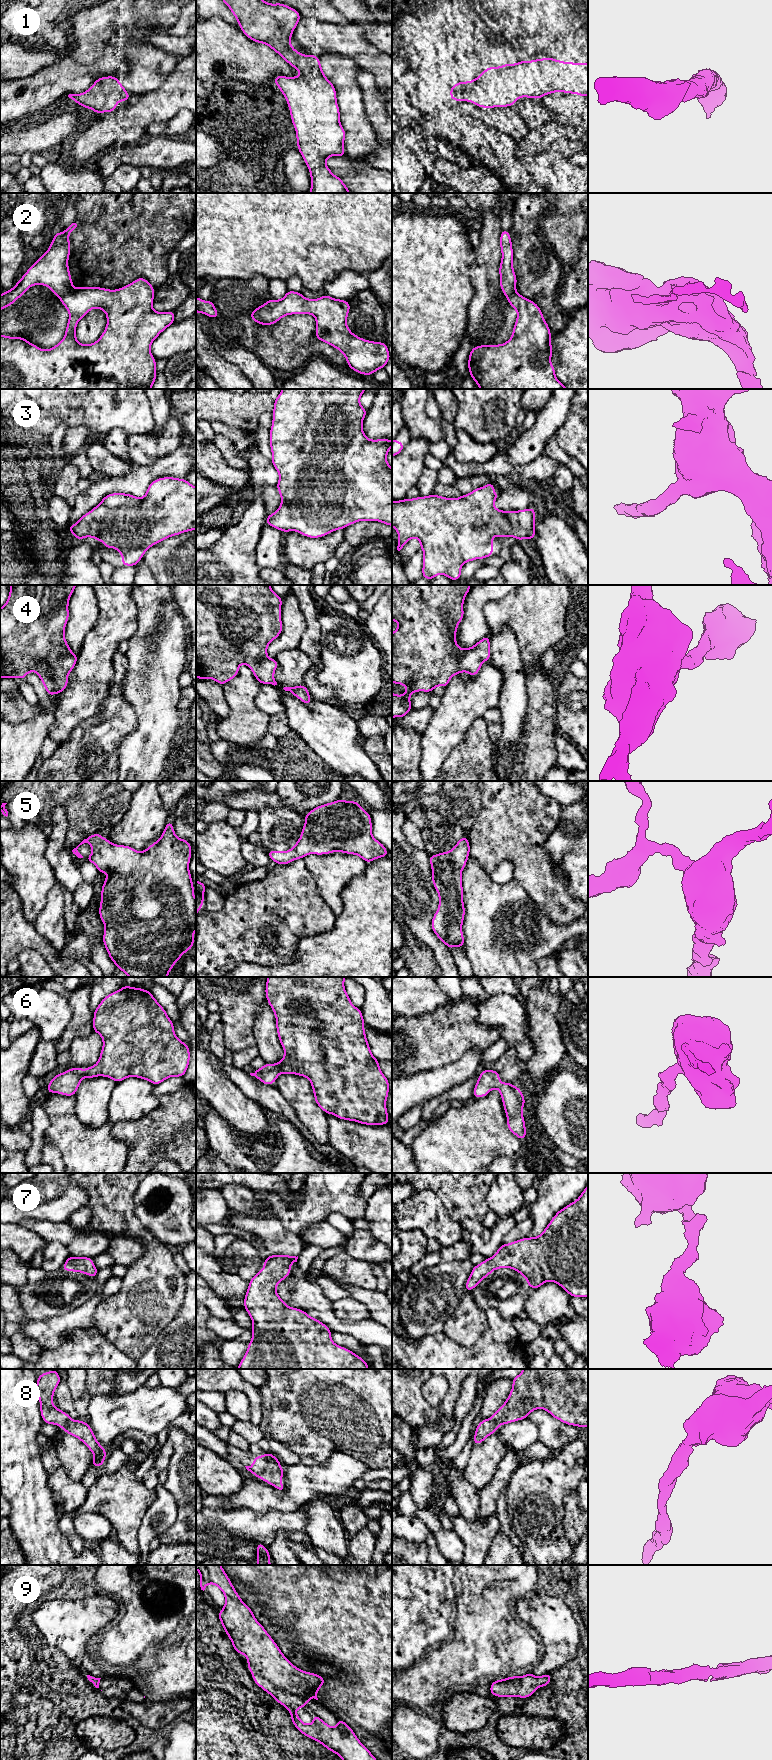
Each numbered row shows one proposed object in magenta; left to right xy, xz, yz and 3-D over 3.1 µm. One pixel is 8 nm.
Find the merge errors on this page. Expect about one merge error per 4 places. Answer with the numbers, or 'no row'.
2

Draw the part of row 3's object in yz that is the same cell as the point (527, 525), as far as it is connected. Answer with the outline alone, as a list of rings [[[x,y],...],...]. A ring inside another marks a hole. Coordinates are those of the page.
[[[489,482],[487,485],[476,488],[459,498],[449,499],[436,494],[413,499],[392,501],[392,527],[398,533],[397,550],[400,551],[408,540],[417,538],[420,541],[420,548],[423,550],[422,576],[431,581],[437,575],[445,575],[452,581],[461,578],[461,567],[464,563],[476,559],[484,559],[493,555],[493,536],[501,538],[515,537],[517,541],[522,539],[533,540],[536,535],[535,517],[533,507],[518,511],[502,511],[494,507],[498,493],[494,491],[495,486]]]

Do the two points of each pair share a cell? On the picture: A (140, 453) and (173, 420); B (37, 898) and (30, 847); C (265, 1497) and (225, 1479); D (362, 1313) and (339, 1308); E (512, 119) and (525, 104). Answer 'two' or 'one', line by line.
A: one
B: one
C: two
D: one
E: two

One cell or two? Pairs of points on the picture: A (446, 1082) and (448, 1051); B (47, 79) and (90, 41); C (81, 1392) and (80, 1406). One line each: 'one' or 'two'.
A: two
B: one
C: one

